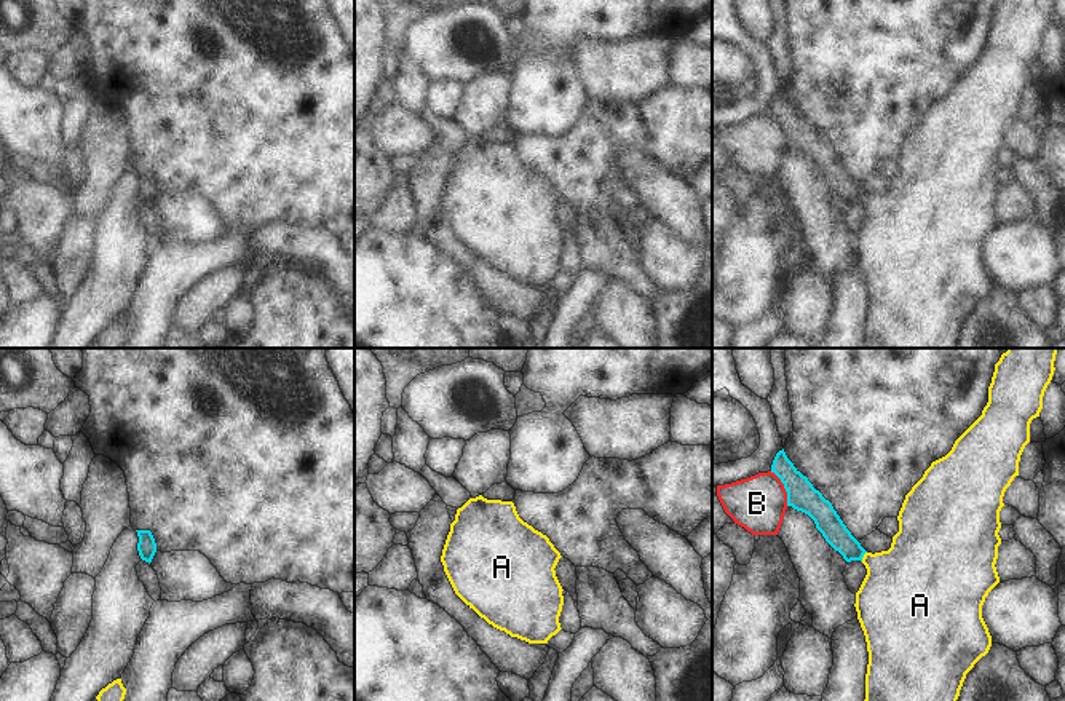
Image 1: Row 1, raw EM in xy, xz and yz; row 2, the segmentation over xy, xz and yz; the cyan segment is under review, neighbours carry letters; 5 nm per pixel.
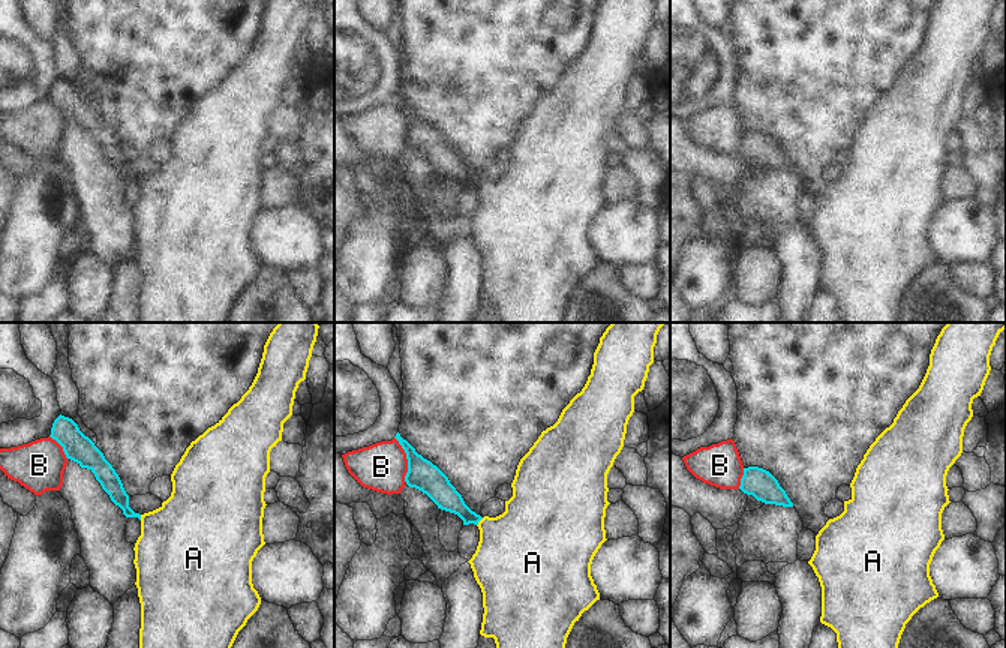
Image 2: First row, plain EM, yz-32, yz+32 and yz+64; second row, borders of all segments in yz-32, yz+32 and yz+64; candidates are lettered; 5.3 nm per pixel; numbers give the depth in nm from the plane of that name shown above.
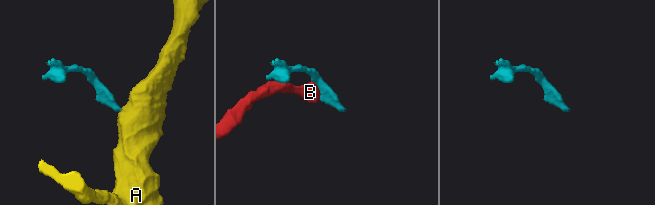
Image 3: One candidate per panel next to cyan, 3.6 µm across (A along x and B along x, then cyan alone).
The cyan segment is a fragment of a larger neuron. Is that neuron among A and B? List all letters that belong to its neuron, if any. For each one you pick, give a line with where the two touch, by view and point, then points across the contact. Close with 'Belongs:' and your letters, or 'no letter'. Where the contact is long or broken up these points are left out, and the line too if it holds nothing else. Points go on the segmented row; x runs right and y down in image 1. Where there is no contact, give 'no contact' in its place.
A: contact yz (863, 556); way yz (827, 521), (863, 556), (880, 566), (902, 585)
Belongs: A

